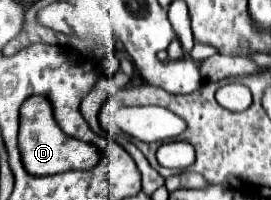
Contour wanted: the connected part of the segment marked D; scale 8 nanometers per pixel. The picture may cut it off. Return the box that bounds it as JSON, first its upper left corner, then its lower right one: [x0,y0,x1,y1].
[19,96,101,176]

